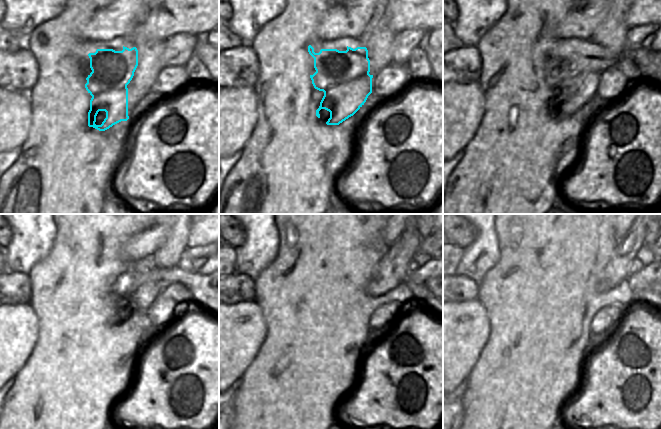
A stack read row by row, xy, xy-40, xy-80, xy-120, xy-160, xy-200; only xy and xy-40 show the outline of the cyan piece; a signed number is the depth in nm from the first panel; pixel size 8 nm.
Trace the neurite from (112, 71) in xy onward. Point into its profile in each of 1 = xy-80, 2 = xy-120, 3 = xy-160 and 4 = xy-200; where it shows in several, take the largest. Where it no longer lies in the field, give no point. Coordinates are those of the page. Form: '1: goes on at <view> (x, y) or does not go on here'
1: goes on at xy-80 (574, 74)
2: goes on at xy-120 (142, 287)
3: goes on at xy-160 (392, 270)
4: goes on at xy-200 (616, 271)

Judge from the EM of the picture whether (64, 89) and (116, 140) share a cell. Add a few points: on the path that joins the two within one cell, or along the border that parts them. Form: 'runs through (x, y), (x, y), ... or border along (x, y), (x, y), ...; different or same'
runs through (64, 107), (64, 110), (94, 140), (98, 140); same

